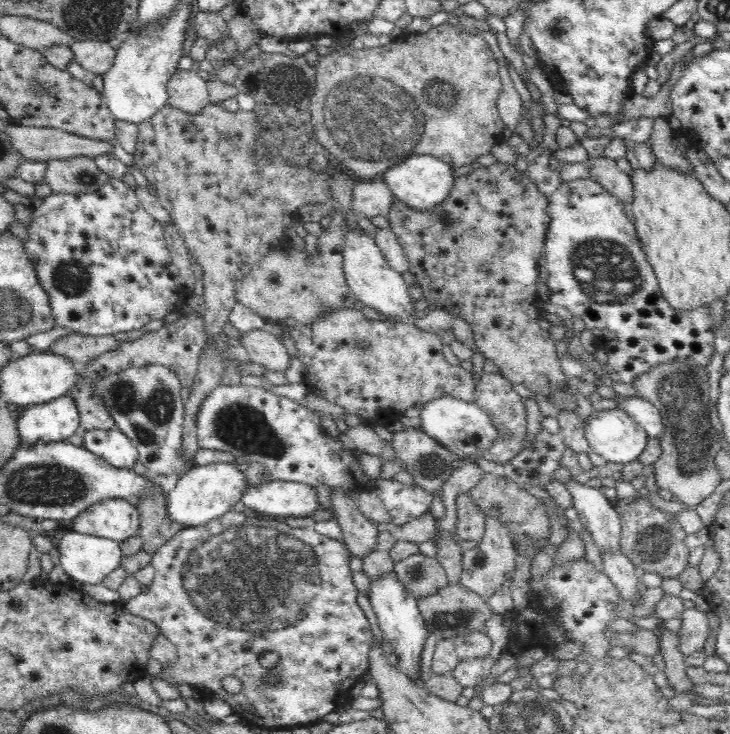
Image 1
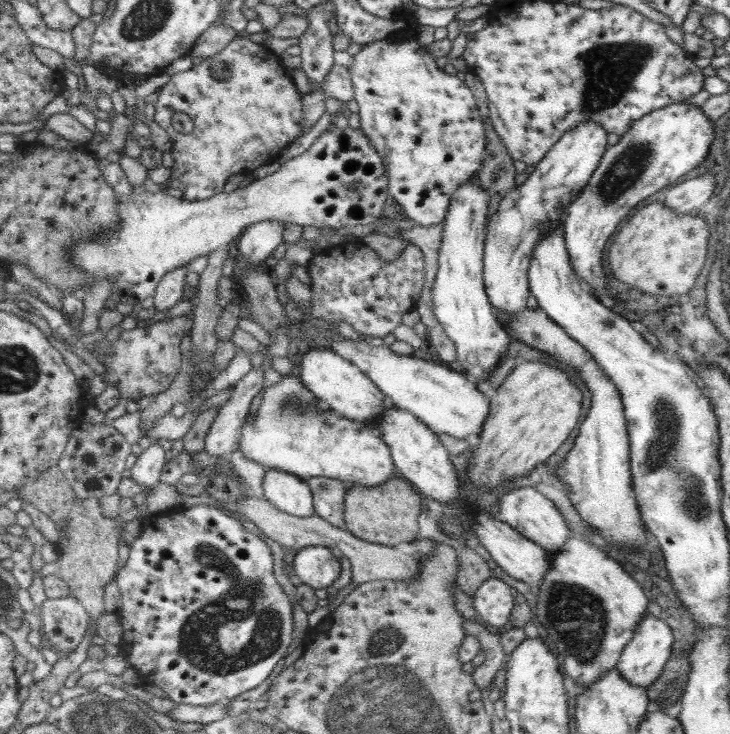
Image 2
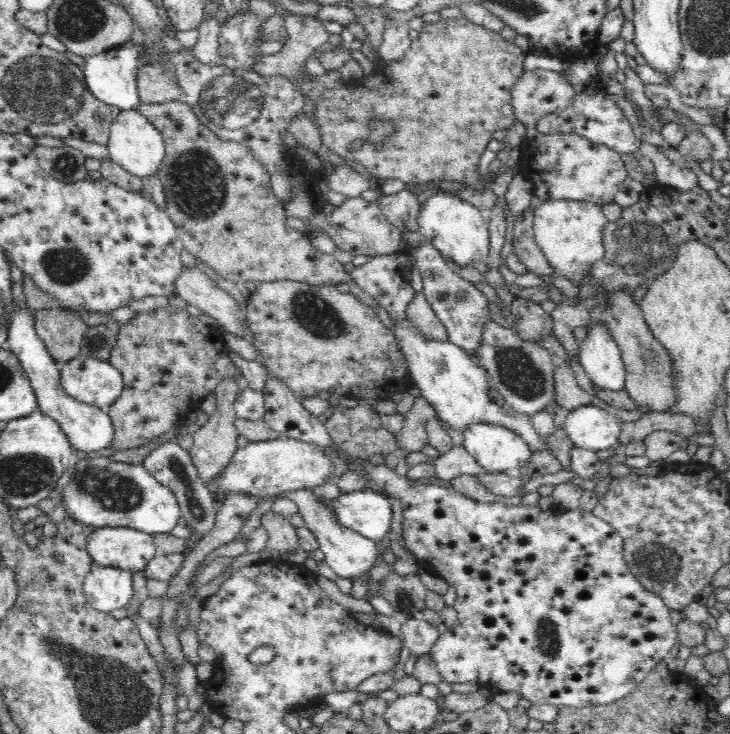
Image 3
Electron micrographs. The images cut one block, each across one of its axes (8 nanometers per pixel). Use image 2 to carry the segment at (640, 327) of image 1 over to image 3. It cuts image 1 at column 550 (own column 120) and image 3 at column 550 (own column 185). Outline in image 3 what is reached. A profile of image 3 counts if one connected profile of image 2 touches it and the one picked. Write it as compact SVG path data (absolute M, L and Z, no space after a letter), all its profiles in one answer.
M552 199L542 201L534 210L533 231L537 246L560 277L582 281L597 261L605 257L604 228L608 219L599 204L588 201Z

